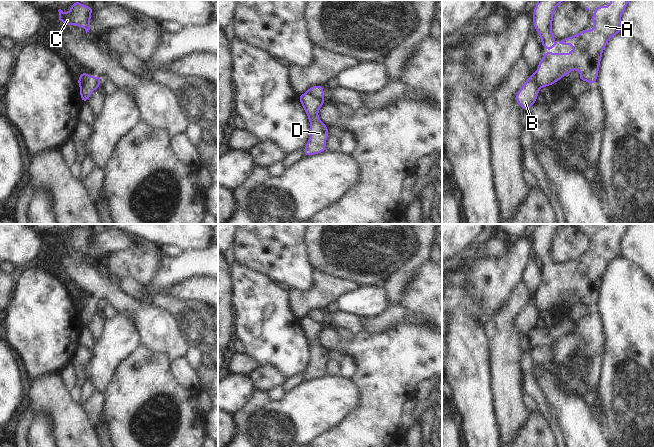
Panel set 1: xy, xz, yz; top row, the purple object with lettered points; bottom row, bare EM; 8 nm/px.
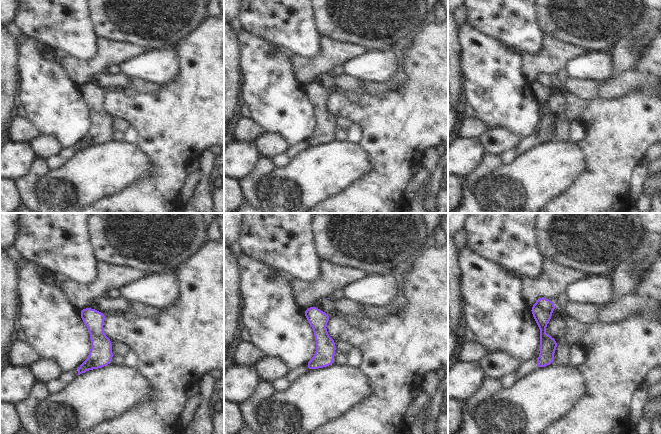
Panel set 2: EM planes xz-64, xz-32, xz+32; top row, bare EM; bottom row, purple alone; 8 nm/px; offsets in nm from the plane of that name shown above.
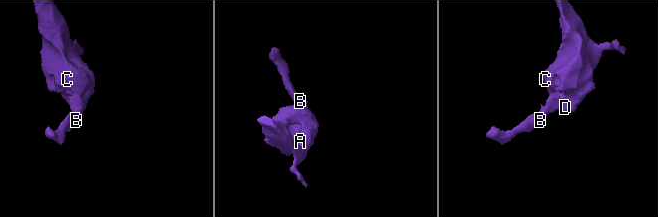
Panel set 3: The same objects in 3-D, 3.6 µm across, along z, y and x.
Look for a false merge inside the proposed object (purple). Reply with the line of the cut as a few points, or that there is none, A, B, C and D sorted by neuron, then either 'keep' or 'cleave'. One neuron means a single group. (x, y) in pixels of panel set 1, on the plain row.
xz (306, 316), (323, 324) | A C D / B | cleave

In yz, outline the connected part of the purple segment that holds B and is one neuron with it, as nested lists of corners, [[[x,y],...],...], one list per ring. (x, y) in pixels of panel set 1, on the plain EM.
[[[531,297],[529,302],[515,319],[516,326],[520,332],[522,332],[524,335],[528,335],[529,332],[537,326],[539,313],[536,299]]]

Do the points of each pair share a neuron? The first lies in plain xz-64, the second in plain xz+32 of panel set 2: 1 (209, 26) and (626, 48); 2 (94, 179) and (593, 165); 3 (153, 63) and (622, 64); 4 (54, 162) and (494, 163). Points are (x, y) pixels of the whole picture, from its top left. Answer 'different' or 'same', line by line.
1: different
2: different
3: different
4: different

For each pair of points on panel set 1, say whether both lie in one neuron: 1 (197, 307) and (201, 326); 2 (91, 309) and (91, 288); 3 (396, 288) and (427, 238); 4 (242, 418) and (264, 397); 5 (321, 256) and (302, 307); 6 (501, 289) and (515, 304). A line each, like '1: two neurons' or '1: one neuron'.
1: one neuron
2: one neuron
3: one neuron
4: one neuron
5: two neurons
6: two neurons

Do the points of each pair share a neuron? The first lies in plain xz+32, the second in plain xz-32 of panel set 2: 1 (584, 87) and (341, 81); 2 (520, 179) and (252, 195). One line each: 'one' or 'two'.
1: one
2: two

